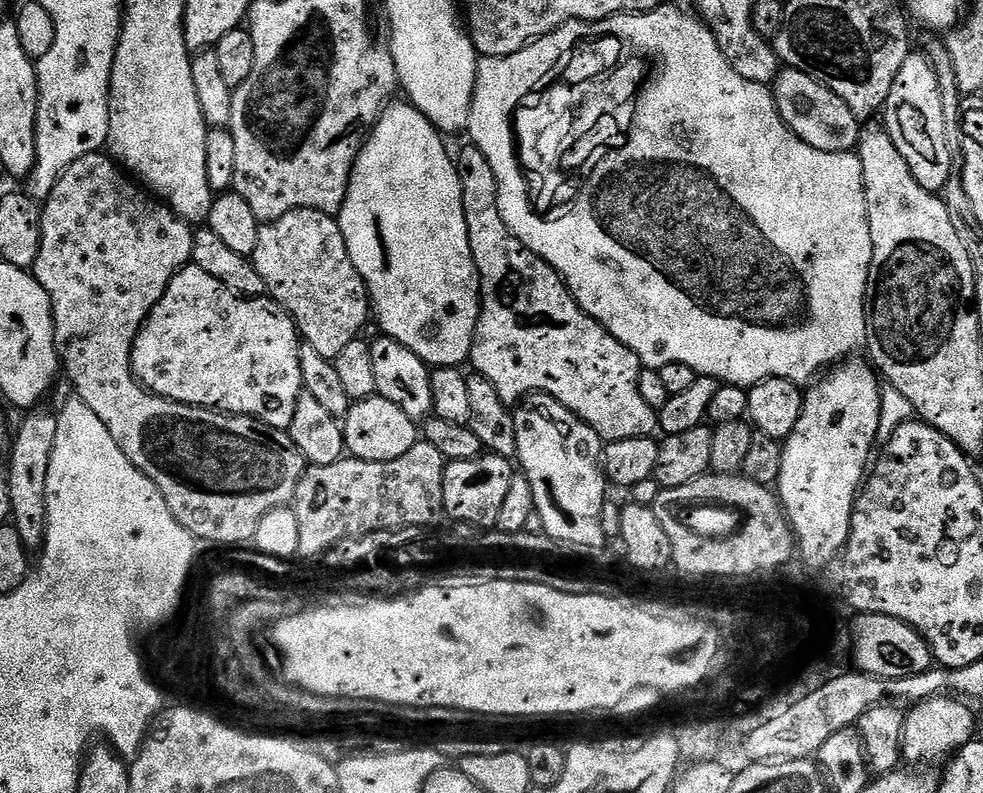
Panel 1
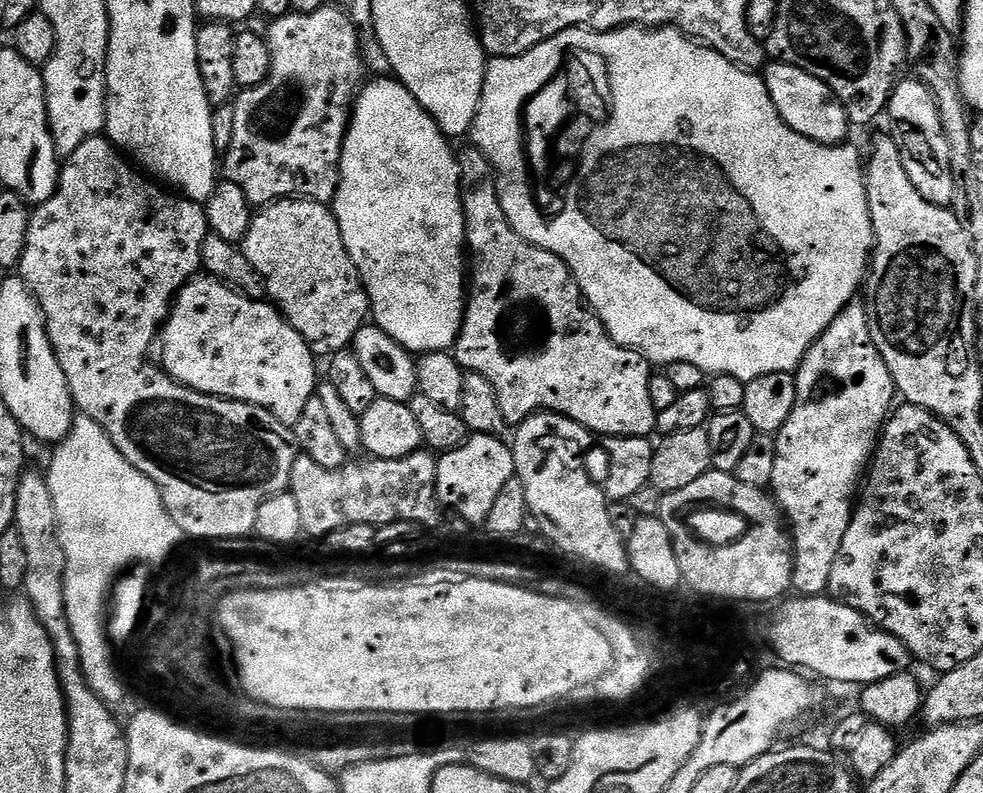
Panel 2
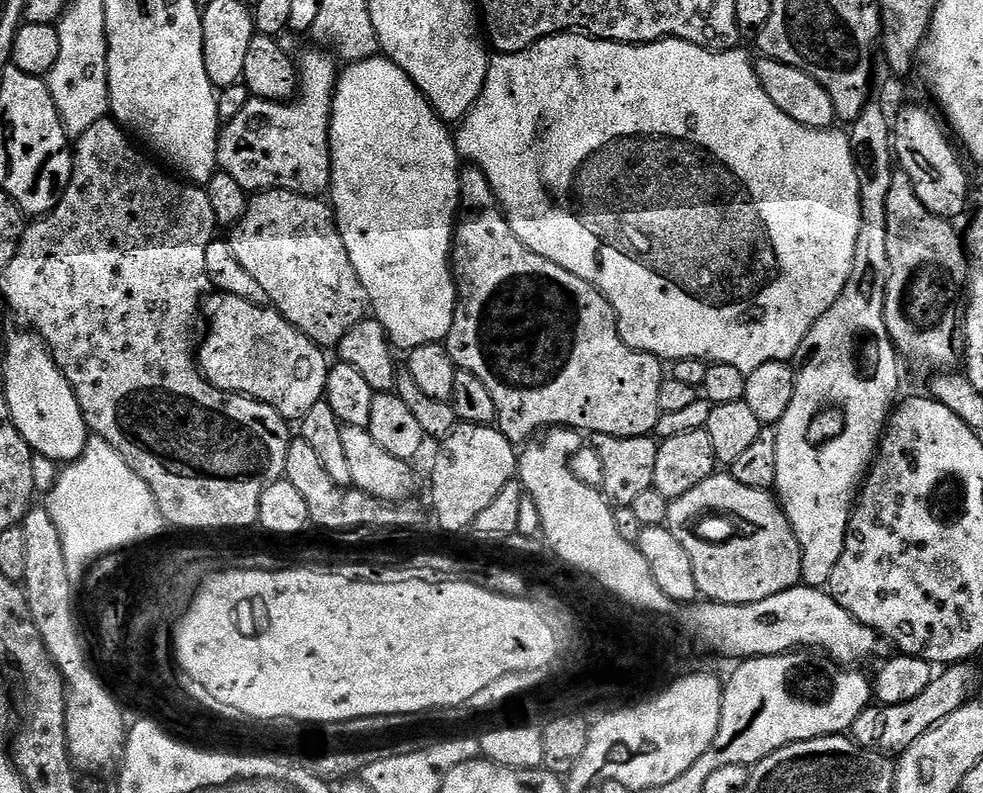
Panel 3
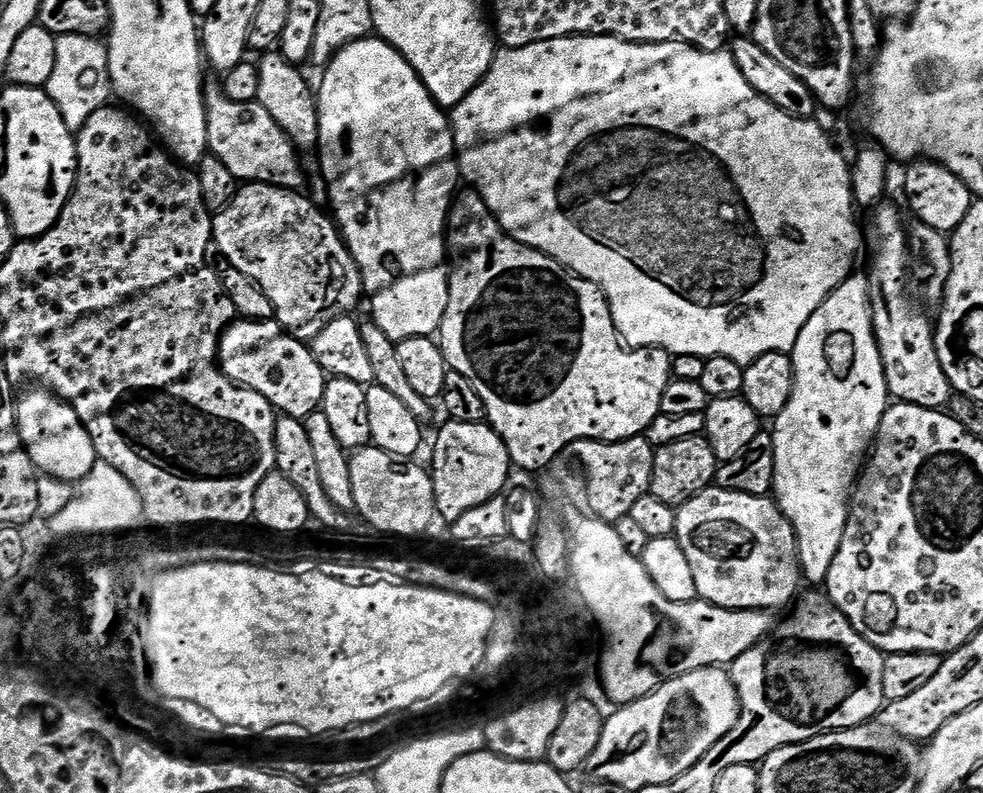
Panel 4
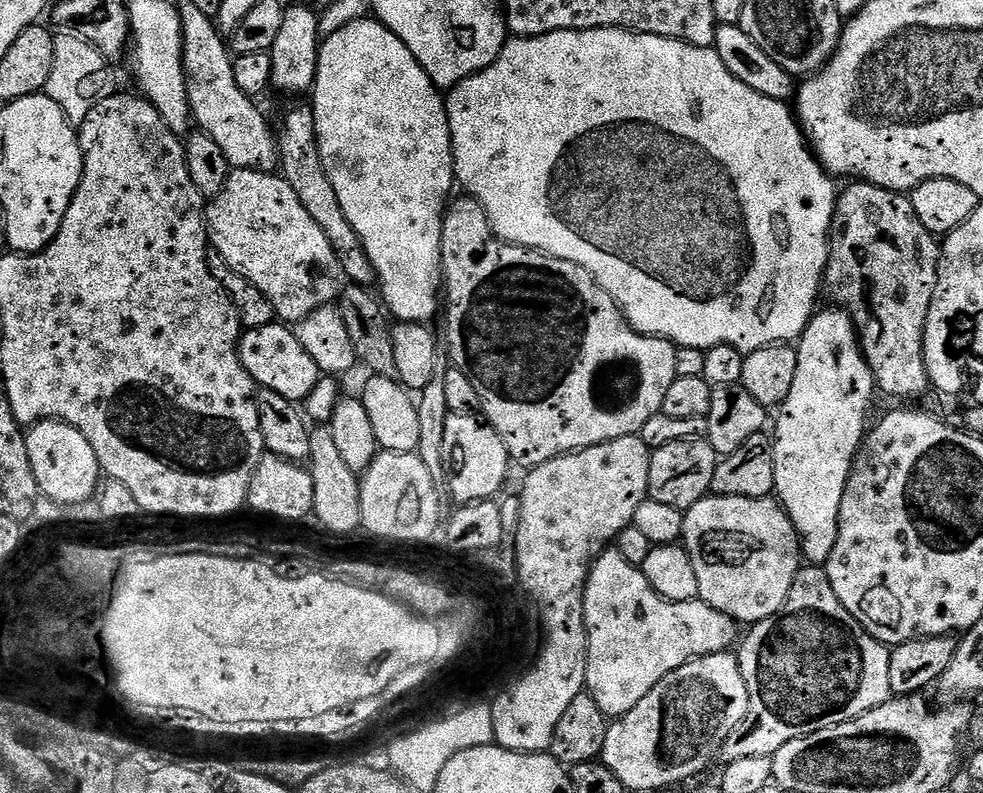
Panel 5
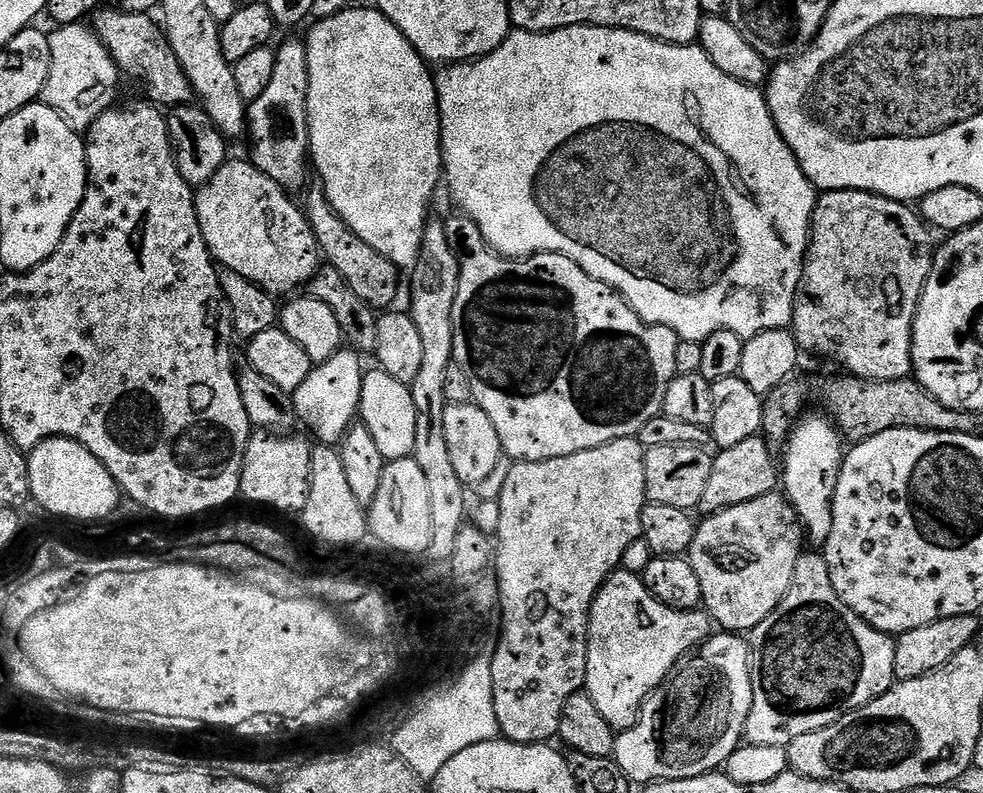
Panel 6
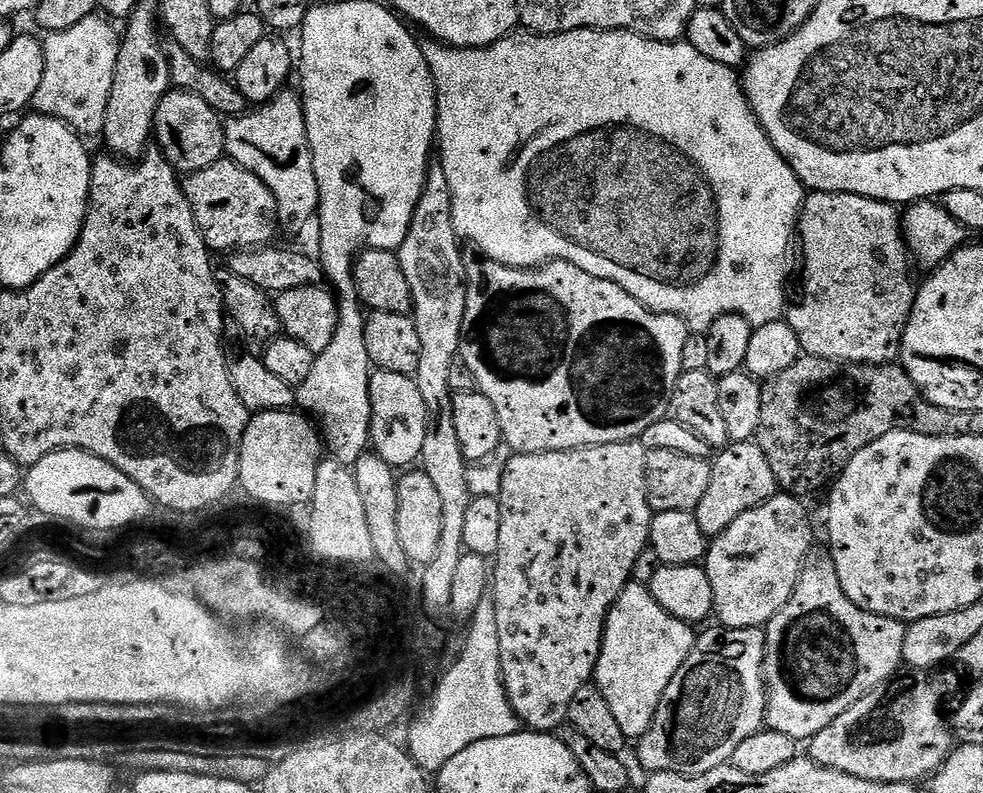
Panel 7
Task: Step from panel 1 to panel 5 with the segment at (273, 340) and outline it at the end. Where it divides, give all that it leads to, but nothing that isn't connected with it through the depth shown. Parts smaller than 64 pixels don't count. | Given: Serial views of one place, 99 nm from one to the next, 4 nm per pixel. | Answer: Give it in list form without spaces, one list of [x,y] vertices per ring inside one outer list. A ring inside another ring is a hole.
[[[280,322],[247,329],[240,337],[238,351],[242,366],[260,388],[274,390],[274,394],[282,394],[282,398],[293,402],[307,400],[310,390],[314,390],[322,378],[320,367],[302,350],[302,342],[298,342],[295,331]]]

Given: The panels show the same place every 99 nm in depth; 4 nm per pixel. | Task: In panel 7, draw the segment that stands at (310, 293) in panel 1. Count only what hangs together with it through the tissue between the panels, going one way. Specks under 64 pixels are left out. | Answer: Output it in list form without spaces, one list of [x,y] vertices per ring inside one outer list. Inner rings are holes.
[[[225,158],[214,162],[214,166],[206,166],[206,170],[189,172],[183,177],[184,197],[190,202],[190,210],[194,214],[194,222],[213,253],[231,254],[242,248],[259,248],[273,243],[278,233],[275,195],[250,170],[243,169],[232,159]]]

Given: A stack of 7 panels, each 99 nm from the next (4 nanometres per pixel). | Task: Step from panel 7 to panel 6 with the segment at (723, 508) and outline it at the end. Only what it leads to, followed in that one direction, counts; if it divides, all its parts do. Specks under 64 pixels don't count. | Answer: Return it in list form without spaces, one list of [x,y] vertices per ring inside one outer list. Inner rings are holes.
[[[763,435],[746,438],[738,446],[721,448],[715,453],[710,479],[706,482],[706,491],[702,494],[699,511],[704,514],[721,512],[730,506],[742,506],[742,502],[754,502],[766,494],[777,491],[782,480],[778,460],[772,457],[773,449]]]

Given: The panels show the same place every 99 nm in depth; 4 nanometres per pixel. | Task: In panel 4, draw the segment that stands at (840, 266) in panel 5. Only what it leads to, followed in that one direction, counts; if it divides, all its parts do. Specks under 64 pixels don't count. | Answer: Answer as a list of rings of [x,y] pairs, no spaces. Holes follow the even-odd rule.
[[[884,202],[875,209],[876,212],[876,253],[872,256],[872,272],[870,271],[870,287],[872,293],[872,325],[874,326],[874,334],[876,335],[876,341],[878,342],[878,350],[882,354],[882,366],[884,367],[884,373],[886,374],[886,386],[888,387],[889,397],[893,401],[901,404],[913,404],[914,406],[922,406],[923,408],[935,408],[937,410],[945,407],[944,403],[947,402],[951,396],[954,396],[954,389],[949,384],[946,374],[942,370],[942,362],[938,362],[938,350],[936,349],[936,338],[934,335],[933,321],[924,314],[923,310],[912,301],[912,296],[908,293],[908,252],[910,253],[910,236],[906,231],[906,224],[904,228],[904,220],[900,217],[900,212],[894,205]]]

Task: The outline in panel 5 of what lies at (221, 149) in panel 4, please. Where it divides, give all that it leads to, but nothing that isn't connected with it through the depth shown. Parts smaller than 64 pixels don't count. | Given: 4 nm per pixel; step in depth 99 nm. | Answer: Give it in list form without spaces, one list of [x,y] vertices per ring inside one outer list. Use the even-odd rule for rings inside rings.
[[[181,3],[179,10],[184,81],[188,91],[188,110],[195,127],[218,142],[222,154],[226,154],[226,162],[232,168],[275,169],[278,164],[278,140],[273,125],[271,128],[267,118],[260,113],[256,105],[259,103],[238,90],[229,45],[213,17],[209,13],[207,16],[196,4]]]

